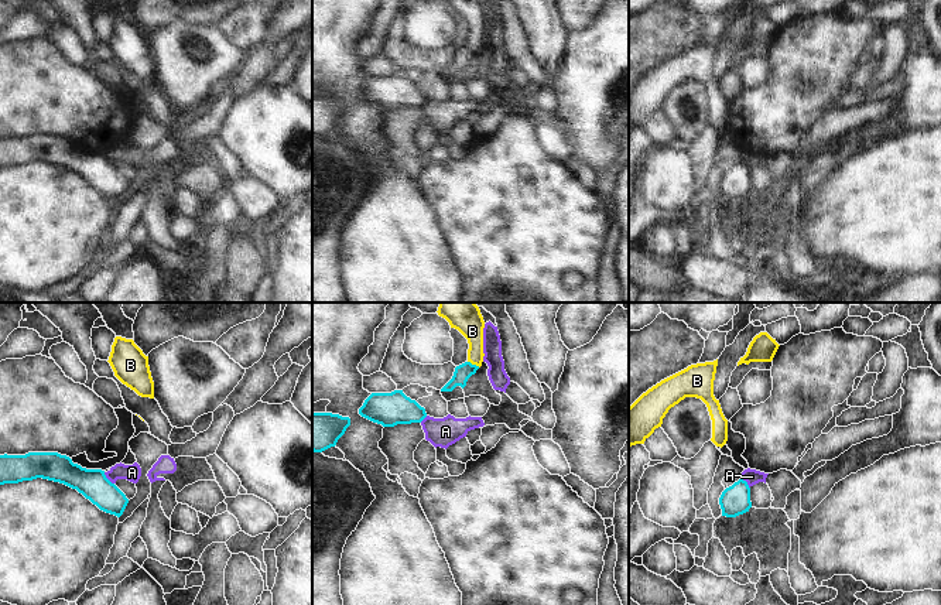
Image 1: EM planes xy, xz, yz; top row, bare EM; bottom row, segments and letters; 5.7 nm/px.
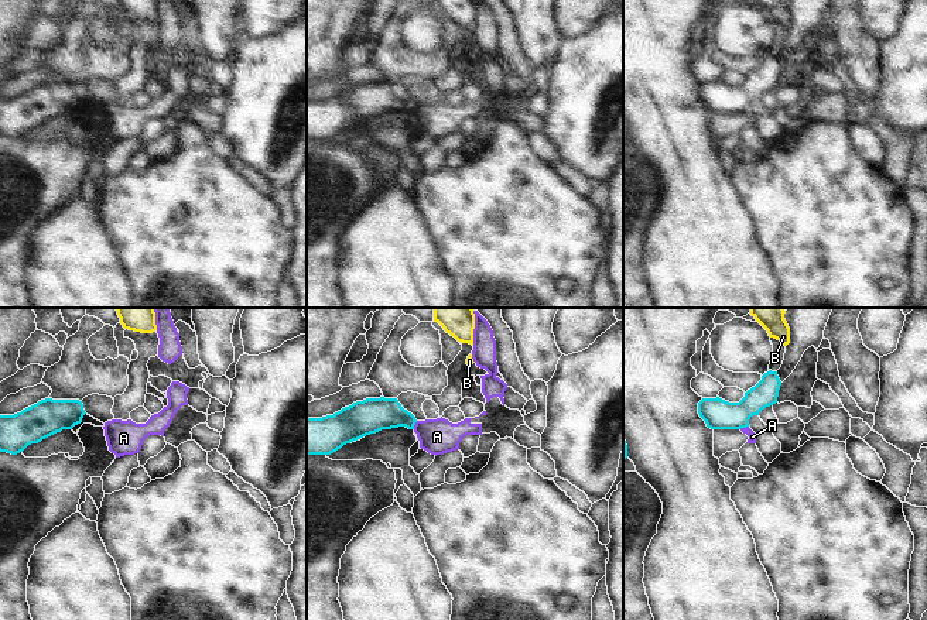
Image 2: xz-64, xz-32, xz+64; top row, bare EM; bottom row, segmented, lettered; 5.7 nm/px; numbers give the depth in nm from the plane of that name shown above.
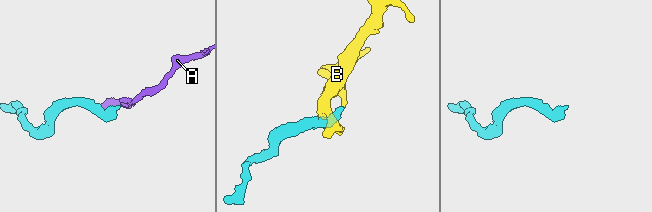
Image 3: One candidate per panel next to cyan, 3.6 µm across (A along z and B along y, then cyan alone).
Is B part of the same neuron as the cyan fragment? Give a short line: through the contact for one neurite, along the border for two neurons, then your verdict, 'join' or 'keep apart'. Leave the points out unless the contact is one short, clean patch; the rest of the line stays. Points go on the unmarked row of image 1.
xz (462, 55), (474, 48), (475, 19), (471, 10) | join

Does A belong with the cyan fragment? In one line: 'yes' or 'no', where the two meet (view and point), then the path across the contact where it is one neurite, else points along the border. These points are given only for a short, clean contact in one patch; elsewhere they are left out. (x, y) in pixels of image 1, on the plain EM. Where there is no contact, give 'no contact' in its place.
no; meets cyan in xy at (106, 161); border along xy (103, 156), (113, 167)

